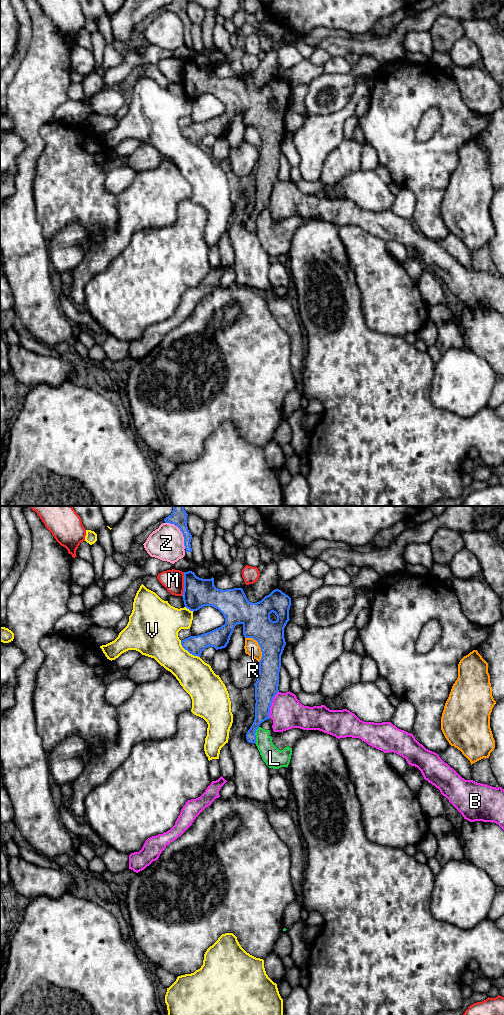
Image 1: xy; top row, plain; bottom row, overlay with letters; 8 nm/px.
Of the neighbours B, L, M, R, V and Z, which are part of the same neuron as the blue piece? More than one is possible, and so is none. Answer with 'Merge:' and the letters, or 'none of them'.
Merge: none of them

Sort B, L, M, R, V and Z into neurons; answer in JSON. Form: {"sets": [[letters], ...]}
{"sets": [["B"], ["L"], ["M"], ["R"], ["V"], ["Z"]]}

